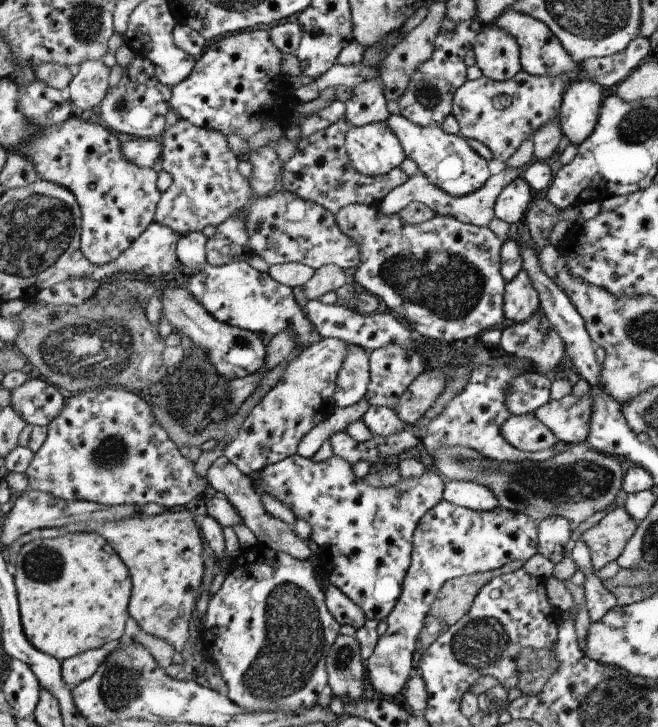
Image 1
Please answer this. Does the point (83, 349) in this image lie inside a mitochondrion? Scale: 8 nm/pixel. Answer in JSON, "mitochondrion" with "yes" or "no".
{"mitochondrion":"yes"}

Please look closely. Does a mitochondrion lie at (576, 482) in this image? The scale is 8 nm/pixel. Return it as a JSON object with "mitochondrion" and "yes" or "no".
{"mitochondrion":"yes"}

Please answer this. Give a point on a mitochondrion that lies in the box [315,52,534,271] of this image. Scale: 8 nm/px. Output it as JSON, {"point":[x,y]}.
{"point":[429,96]}

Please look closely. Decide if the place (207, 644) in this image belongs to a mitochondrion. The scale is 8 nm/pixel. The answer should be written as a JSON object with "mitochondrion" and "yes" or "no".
{"mitochondrion":"no"}

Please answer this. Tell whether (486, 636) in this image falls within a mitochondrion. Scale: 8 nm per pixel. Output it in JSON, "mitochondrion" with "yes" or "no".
{"mitochondrion":"yes"}

